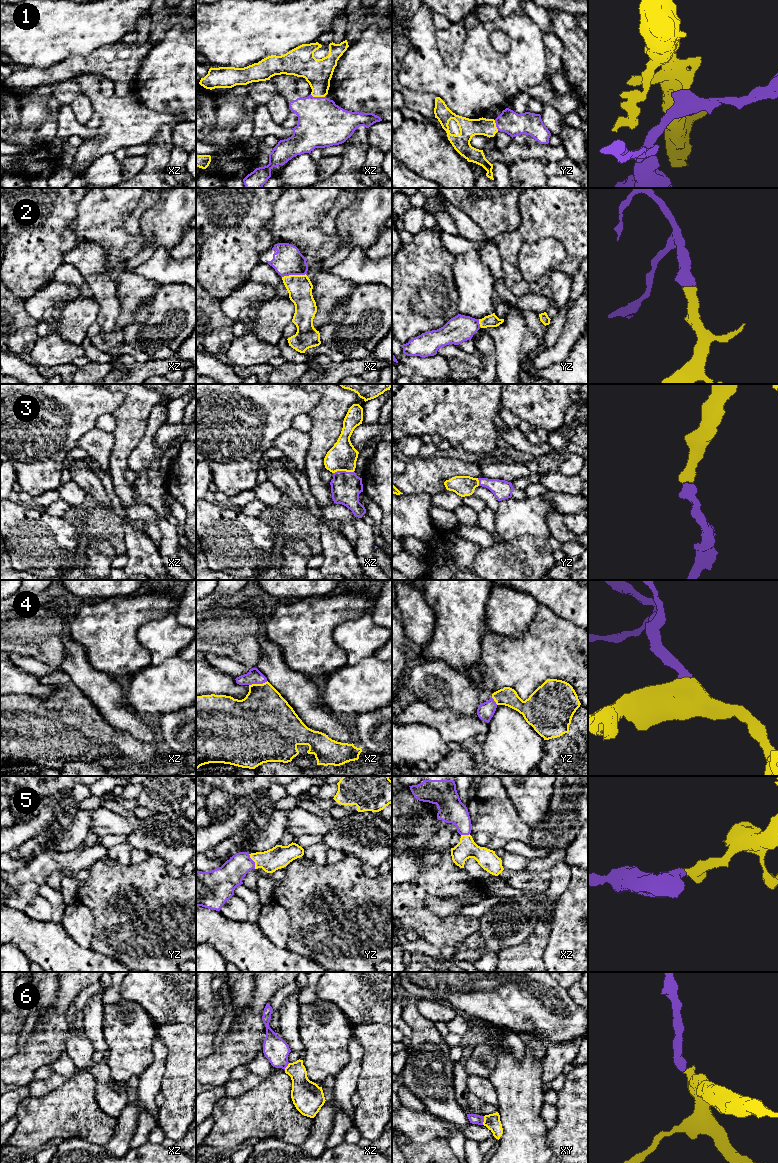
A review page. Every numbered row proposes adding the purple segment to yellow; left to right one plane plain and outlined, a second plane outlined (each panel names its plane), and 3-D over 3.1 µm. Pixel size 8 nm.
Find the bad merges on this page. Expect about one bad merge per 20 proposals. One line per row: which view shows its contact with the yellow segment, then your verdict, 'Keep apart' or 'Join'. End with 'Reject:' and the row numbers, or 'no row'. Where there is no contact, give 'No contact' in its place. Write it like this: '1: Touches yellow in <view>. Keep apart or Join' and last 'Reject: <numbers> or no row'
1: Touches yellow in xz. Join
2: Touches yellow in xz. Join
3: Touches yellow in xz. Join
4: Touches yellow in xz. Join
5: Touches yellow in yz. Join
6: Touches yellow in xy. Join
Reject: no row

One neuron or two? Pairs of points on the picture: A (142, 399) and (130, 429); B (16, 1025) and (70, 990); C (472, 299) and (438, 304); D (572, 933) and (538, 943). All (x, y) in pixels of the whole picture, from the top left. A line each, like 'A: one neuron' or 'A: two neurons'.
A: one neuron
B: two neurons
C: two neurons
D: two neurons

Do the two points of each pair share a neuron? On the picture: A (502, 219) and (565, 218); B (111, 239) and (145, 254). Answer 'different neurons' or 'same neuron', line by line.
A: different neurons
B: different neurons

